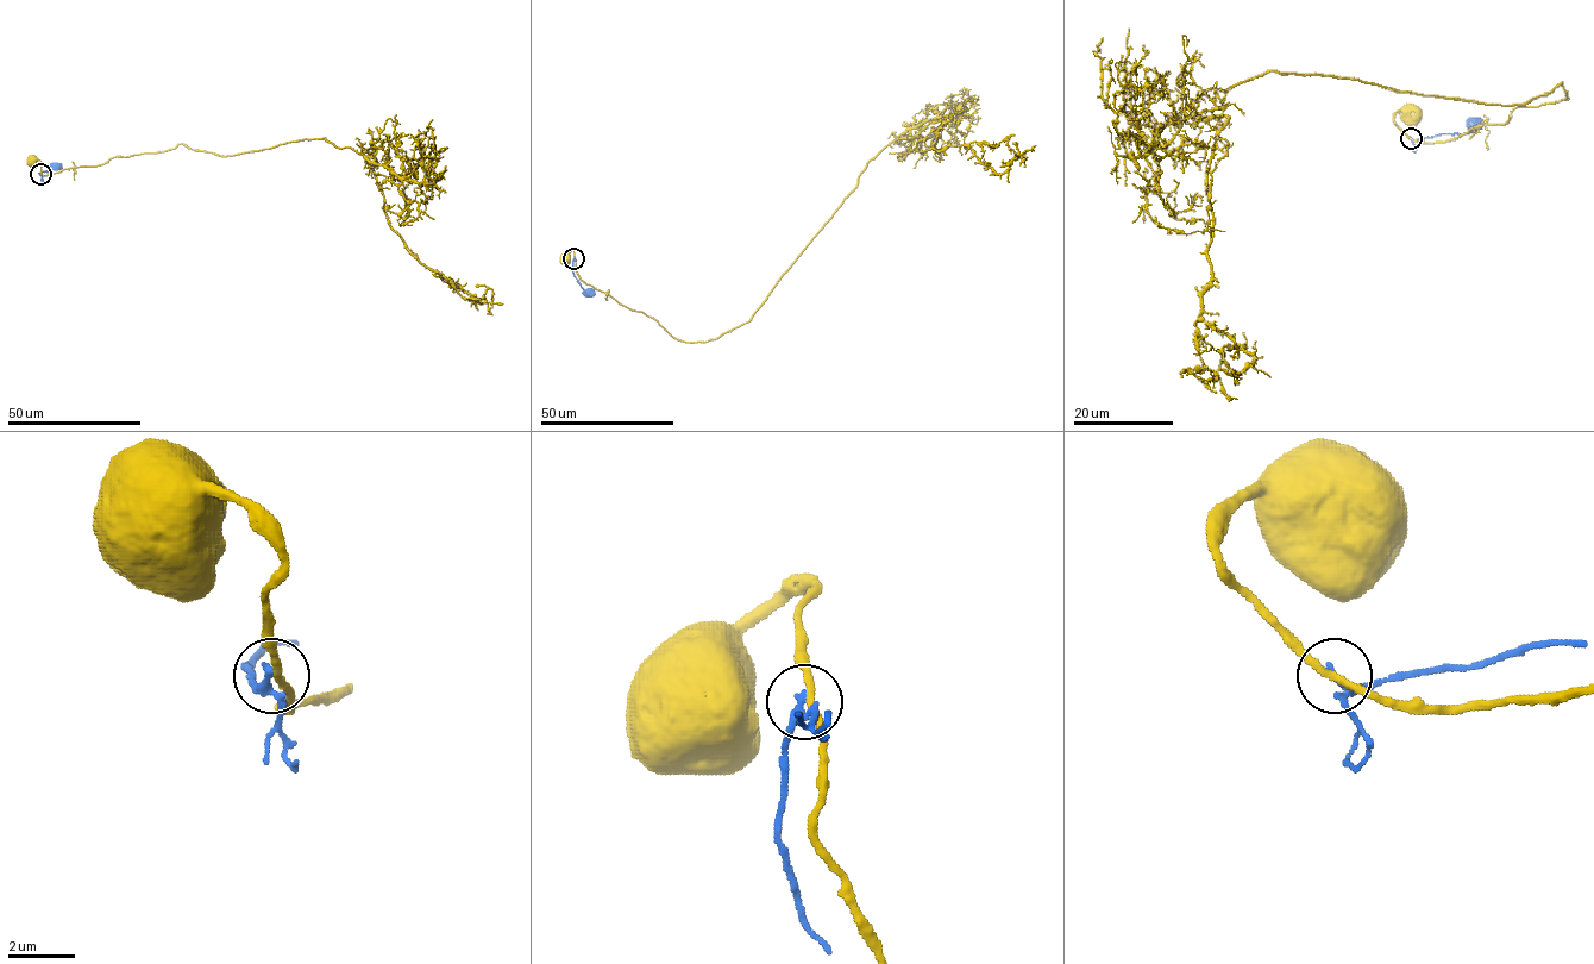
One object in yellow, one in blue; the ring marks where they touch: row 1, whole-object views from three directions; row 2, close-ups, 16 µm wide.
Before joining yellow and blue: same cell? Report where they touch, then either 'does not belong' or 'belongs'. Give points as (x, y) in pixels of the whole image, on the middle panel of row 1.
(573, 258) | does not belong

